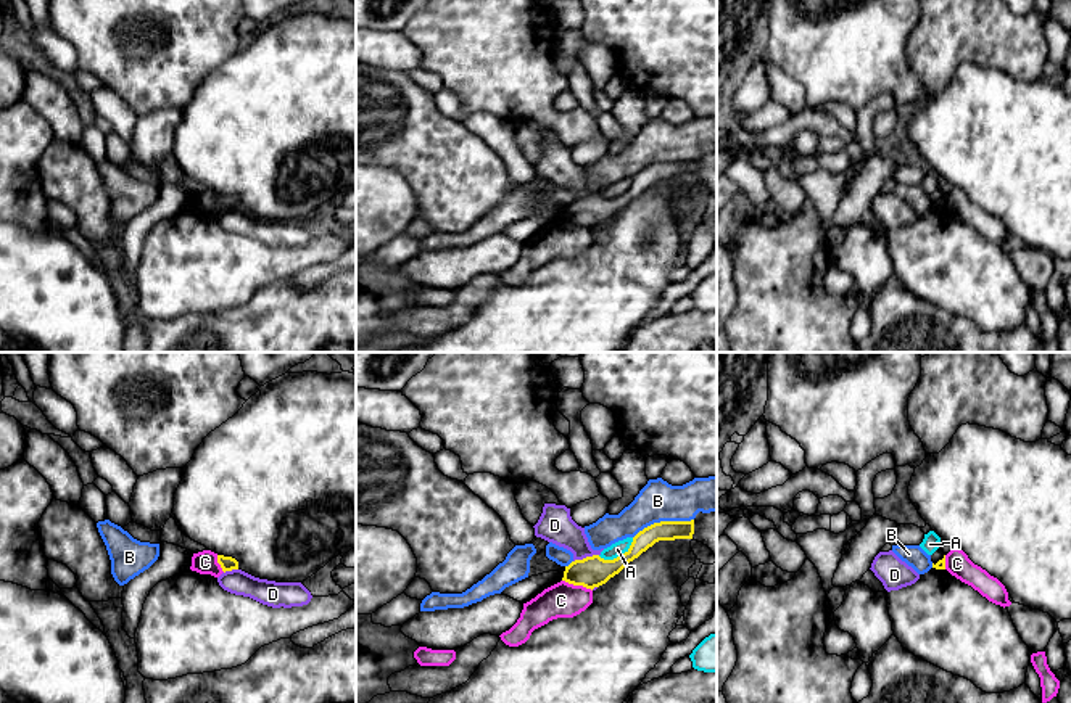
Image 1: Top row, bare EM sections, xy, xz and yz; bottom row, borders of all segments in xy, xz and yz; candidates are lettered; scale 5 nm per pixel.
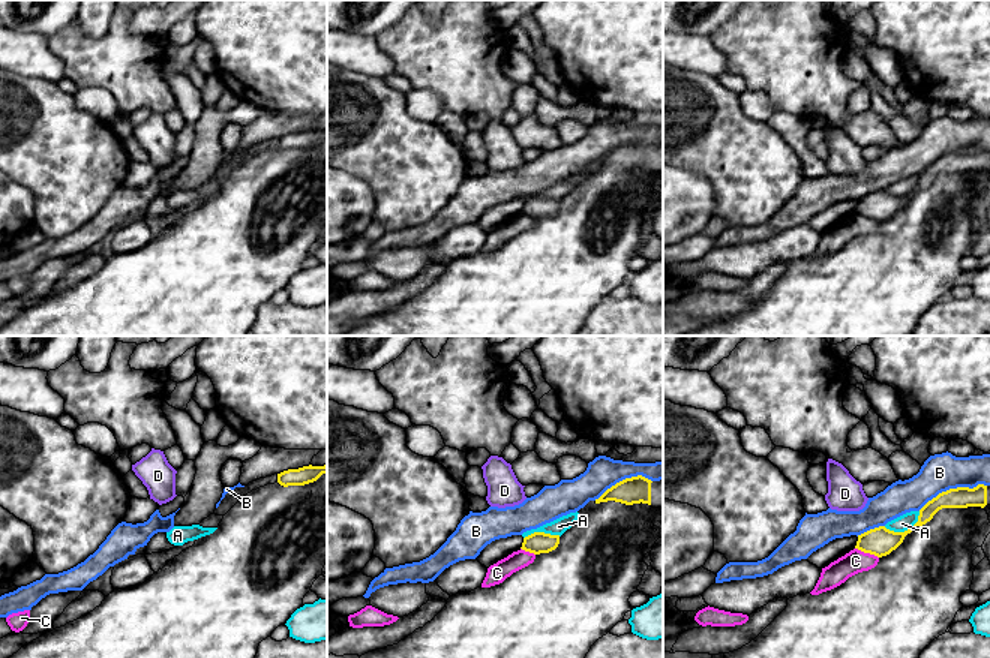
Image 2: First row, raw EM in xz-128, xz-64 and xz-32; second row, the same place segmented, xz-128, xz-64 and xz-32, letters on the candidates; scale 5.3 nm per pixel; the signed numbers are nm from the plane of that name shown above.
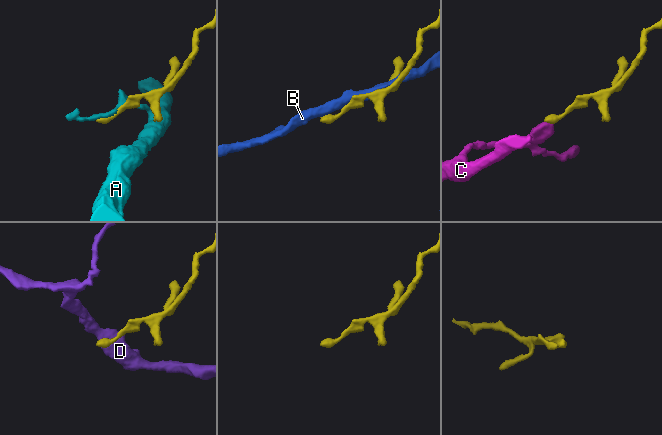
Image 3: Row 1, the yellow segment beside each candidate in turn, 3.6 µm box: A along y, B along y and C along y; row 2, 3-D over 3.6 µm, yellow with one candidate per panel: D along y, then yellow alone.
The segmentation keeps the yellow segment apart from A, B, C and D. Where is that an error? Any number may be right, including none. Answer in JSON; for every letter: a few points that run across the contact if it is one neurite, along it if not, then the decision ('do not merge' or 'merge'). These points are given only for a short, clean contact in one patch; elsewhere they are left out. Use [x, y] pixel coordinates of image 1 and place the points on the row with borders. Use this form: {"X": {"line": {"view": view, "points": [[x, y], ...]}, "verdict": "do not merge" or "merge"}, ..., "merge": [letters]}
{"A": {"line": {"view": "xz", "points": [[633, 538], [622, 554], [612, 559], [601, 559], [598, 555]]}, "verdict": "do not merge"}, "B": {"verdict": "do not merge"}, "C": {"line": {"view": "xz", "points": [[562, 579], [582, 584], [591, 591]]}, "verdict": "do not merge"}, "D": {"line": {"view": "xz", "points": [[598, 554], [574, 562]]}, "verdict": "do not merge"}, "merge": []}

